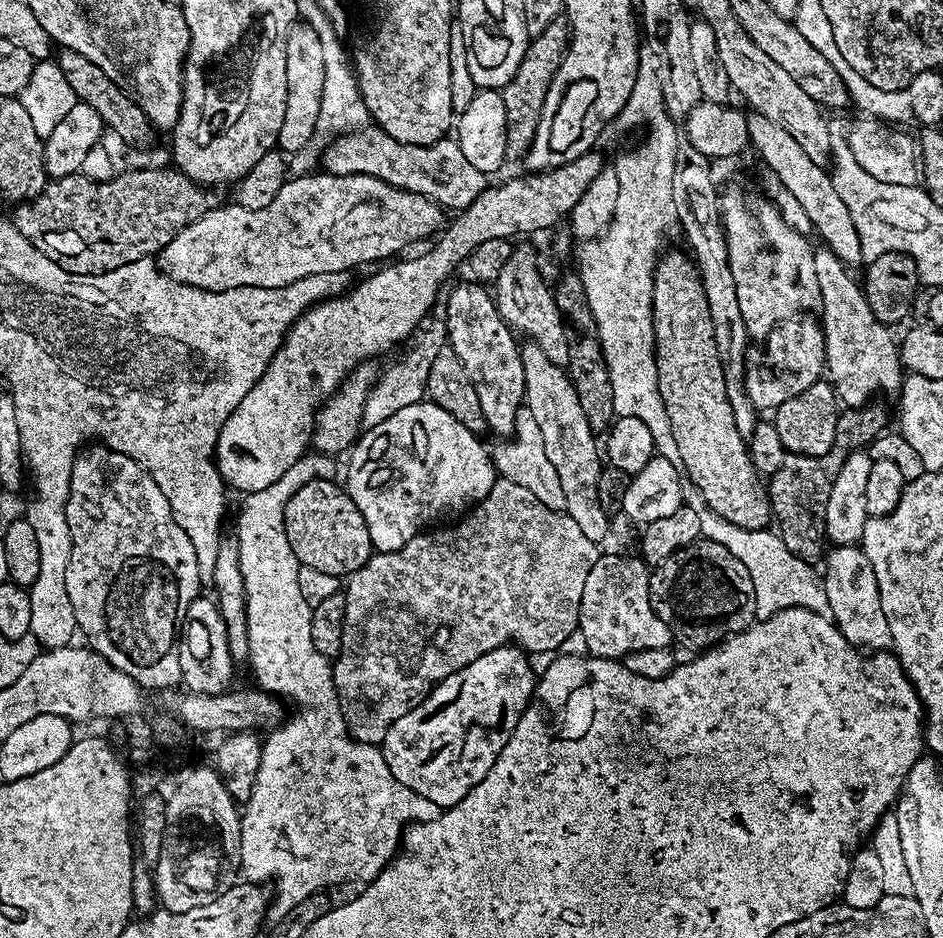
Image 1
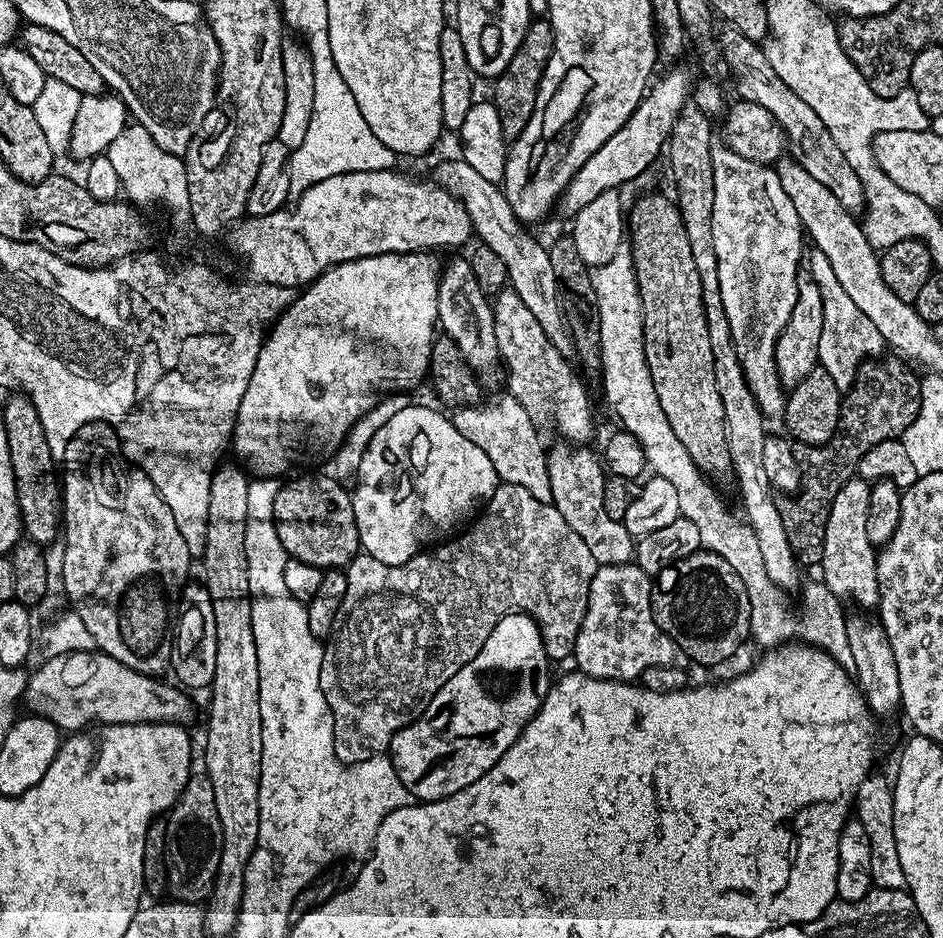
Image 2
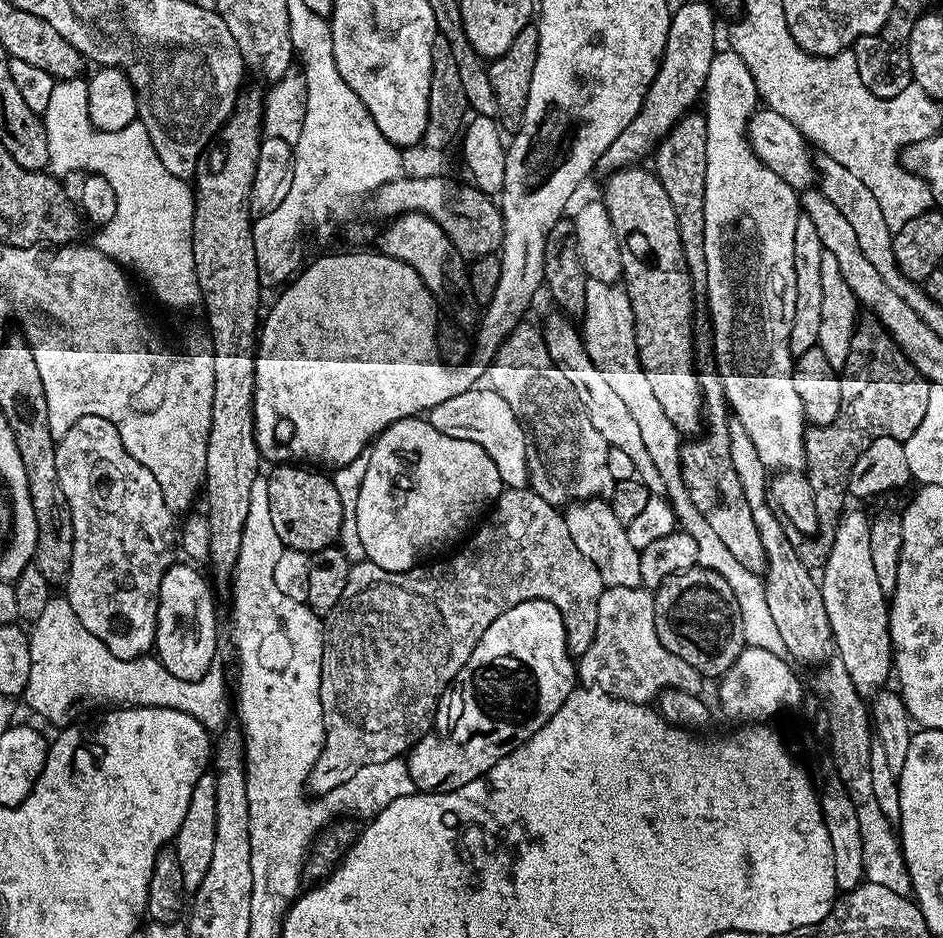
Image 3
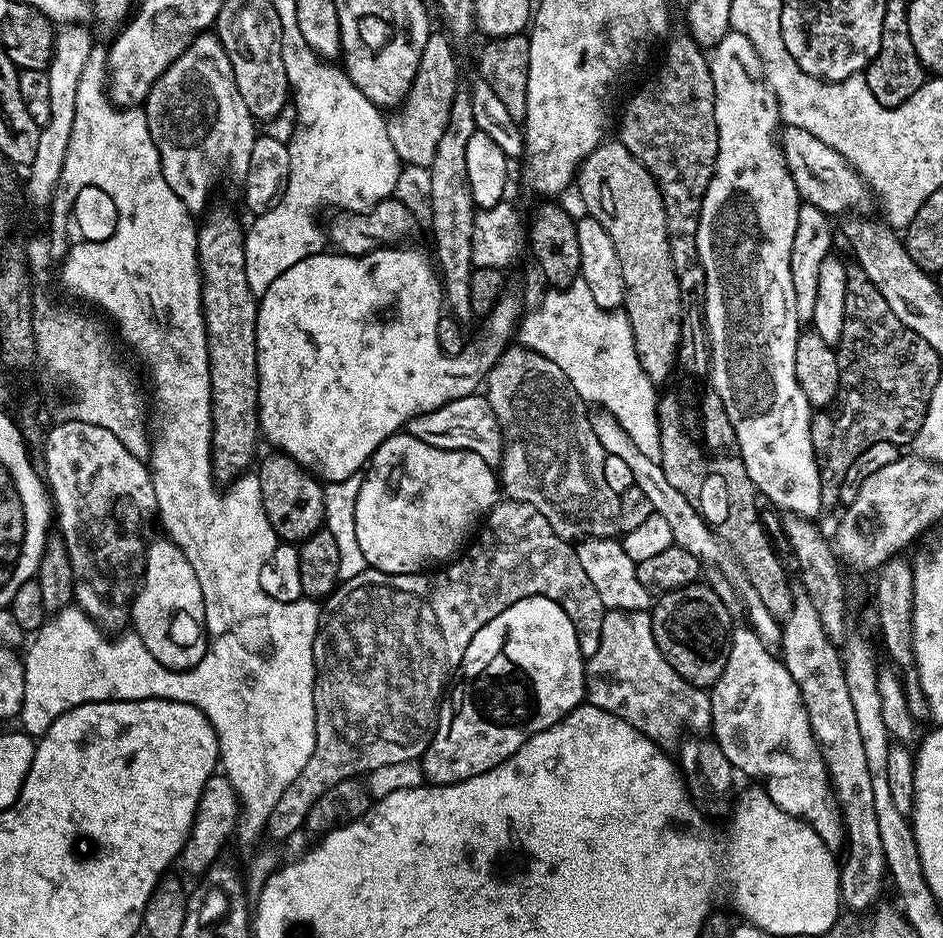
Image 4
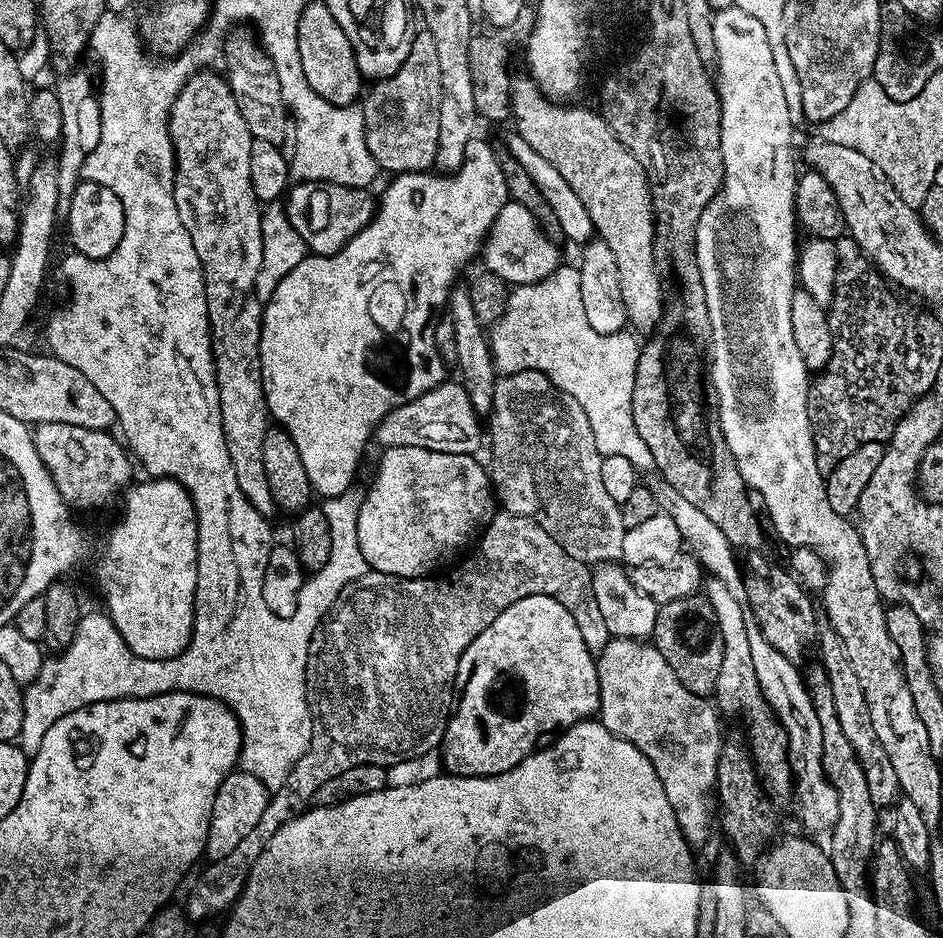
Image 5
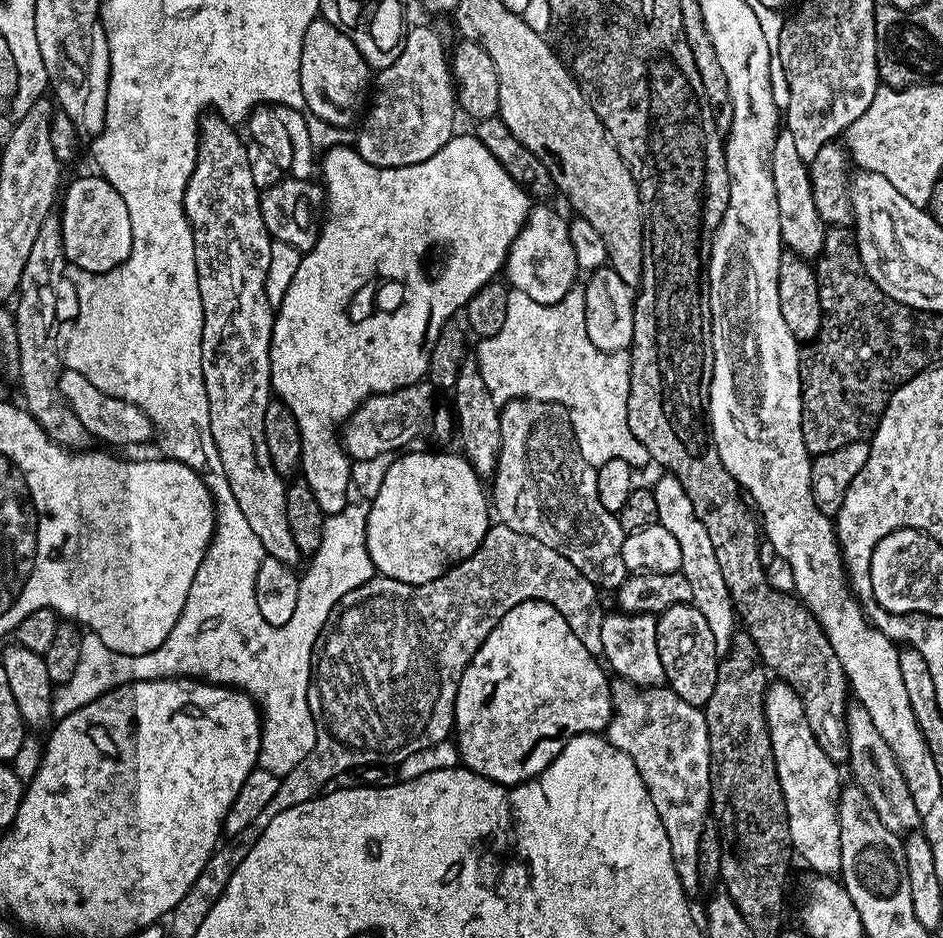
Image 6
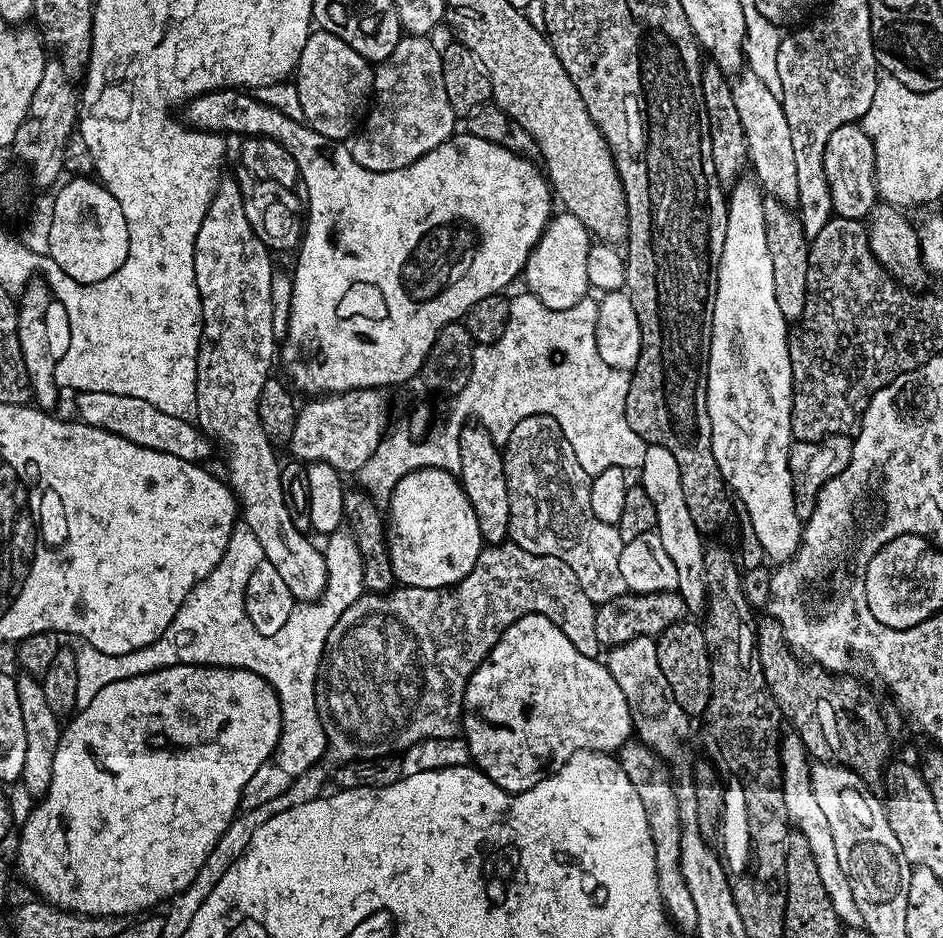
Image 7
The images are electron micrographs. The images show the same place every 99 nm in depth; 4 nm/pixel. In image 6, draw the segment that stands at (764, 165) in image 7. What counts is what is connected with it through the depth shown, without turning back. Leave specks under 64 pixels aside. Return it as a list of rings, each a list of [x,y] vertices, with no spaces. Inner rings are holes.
[[[787,130],[777,131],[776,141],[772,143],[772,173],[774,174],[774,194],[778,196],[778,222],[783,247],[805,258],[819,256],[824,245],[826,225],[818,214],[818,206],[814,206],[808,165],[798,155],[794,134],[790,134]]]

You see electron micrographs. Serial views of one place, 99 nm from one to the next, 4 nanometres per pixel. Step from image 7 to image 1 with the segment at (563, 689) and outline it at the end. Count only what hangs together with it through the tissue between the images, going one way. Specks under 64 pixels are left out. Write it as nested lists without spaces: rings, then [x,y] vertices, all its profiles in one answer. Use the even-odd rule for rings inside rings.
[[[515,646],[495,648],[482,658],[470,662],[462,670],[450,674],[441,680],[435,688],[425,695],[424,700],[414,710],[402,714],[386,730],[386,738],[382,751],[386,758],[386,766],[390,766],[390,774],[402,782],[402,786],[410,786],[414,794],[422,794],[422,798],[430,798],[440,809],[453,808],[486,774],[490,774],[490,766],[502,754],[502,746],[510,742],[510,734],[514,734],[514,726],[518,726],[518,718],[532,701],[532,692],[536,688],[537,675],[531,670],[529,657]]]

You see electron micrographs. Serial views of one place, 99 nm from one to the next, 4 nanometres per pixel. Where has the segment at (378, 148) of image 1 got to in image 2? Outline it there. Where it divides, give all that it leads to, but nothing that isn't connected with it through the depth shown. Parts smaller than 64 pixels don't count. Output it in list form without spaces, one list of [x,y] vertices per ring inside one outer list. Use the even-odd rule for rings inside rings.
[[[463,158],[448,160],[436,168],[435,183],[452,195],[455,200],[460,200],[470,214],[475,235],[480,236],[479,243],[483,247],[494,250],[502,262],[506,262],[508,271],[508,284],[511,291],[526,302],[530,314],[538,318],[542,330],[546,330],[546,338],[558,349],[564,357],[571,357],[574,349],[572,347],[572,336],[568,333],[568,324],[564,321],[564,311],[560,309],[560,285],[554,278],[554,270],[550,266],[547,247],[539,244],[532,236],[527,236],[525,229],[516,219],[514,210],[510,210],[510,202],[506,202],[504,189],[500,184],[486,182],[474,166],[470,166]]]

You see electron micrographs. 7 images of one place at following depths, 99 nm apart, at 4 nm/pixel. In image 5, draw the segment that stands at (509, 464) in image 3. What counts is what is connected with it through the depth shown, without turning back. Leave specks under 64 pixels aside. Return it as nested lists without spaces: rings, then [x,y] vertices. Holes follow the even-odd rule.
[[[441,382],[432,387],[428,392],[423,392],[418,398],[406,402],[402,406],[392,408],[382,418],[382,422],[377,426],[374,433],[375,443],[380,443],[381,449],[397,448],[398,446],[418,446],[426,450],[438,450],[439,452],[449,452],[450,454],[476,454],[479,453],[480,443],[485,443],[486,432],[480,429],[481,417],[474,410],[470,398],[466,394],[463,384],[453,382]]]

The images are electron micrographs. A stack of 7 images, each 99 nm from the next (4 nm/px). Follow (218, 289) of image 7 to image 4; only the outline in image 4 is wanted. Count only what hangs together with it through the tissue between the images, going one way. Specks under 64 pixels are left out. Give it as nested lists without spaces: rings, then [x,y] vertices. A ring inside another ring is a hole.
[[[211,31],[200,33],[196,41],[156,79],[142,107],[150,126],[150,138],[160,155],[162,174],[170,190],[182,198],[188,212],[199,214],[209,207],[212,187],[224,171],[233,172],[236,178],[246,174],[250,150],[254,150],[258,135],[258,124],[252,119],[246,102],[242,102],[242,94],[238,94],[234,70],[222,42]]]

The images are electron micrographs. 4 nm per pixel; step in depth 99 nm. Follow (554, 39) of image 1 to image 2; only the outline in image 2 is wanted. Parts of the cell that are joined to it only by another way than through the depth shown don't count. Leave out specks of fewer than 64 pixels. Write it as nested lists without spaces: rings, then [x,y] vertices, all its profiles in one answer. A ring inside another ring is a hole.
[[[536,18],[529,23],[526,34],[514,50],[514,58],[510,58],[510,66],[502,75],[495,77],[492,88],[491,103],[496,105],[498,118],[504,116],[505,140],[511,142],[526,130],[526,122],[530,122],[530,114],[534,114],[534,102],[536,101],[536,87],[540,85],[542,74],[546,70],[546,62],[550,62],[550,54],[554,50],[554,30],[552,24],[546,18]]]

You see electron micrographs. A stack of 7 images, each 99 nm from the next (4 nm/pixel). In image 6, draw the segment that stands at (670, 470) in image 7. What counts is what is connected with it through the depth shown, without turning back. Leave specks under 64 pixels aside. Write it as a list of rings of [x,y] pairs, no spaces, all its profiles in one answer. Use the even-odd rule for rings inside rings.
[[[664,474],[657,484],[651,485],[654,503],[658,506],[658,523],[682,546],[682,566],[680,571],[690,582],[692,591],[691,603],[695,604],[702,614],[706,614],[706,622],[710,622],[710,630],[714,630],[717,645],[724,646],[731,641],[738,628],[738,613],[730,590],[726,586],[726,578],[722,574],[722,566],[718,566],[718,558],[714,552],[714,542],[710,542],[710,534],[706,526],[694,514],[694,506],[690,506],[690,498],[686,498],[686,490],[682,490],[682,482],[671,474]]]

